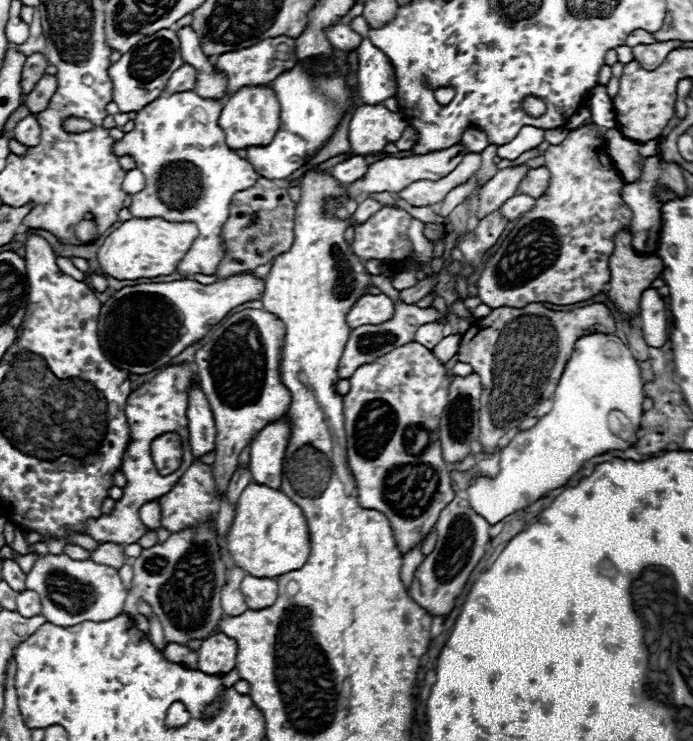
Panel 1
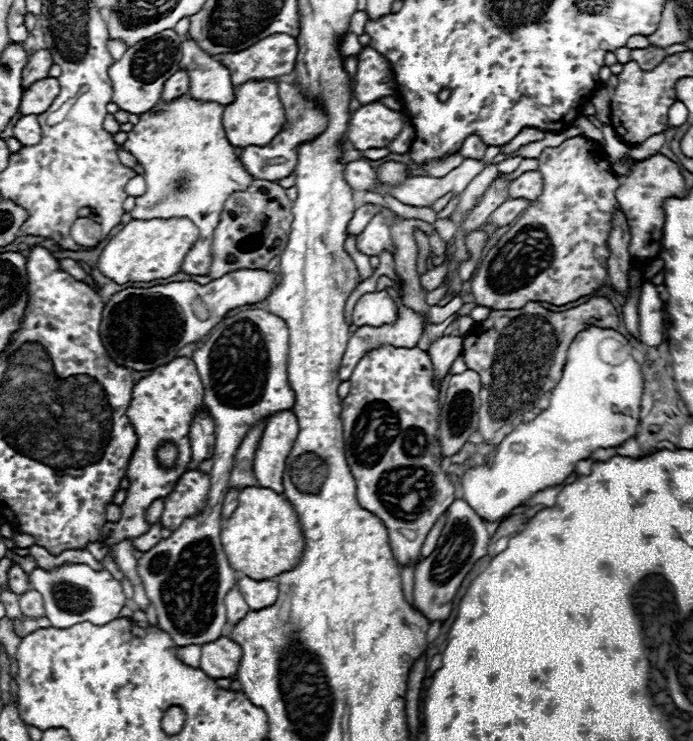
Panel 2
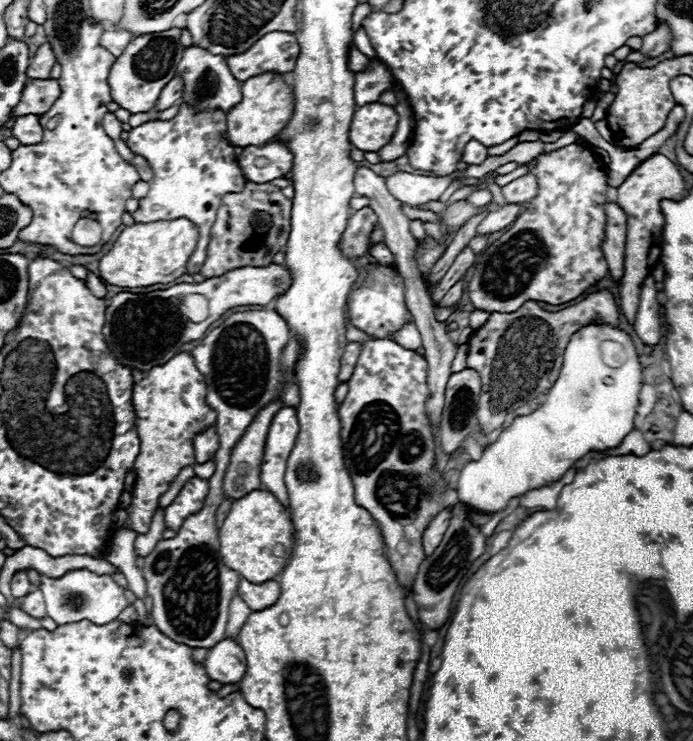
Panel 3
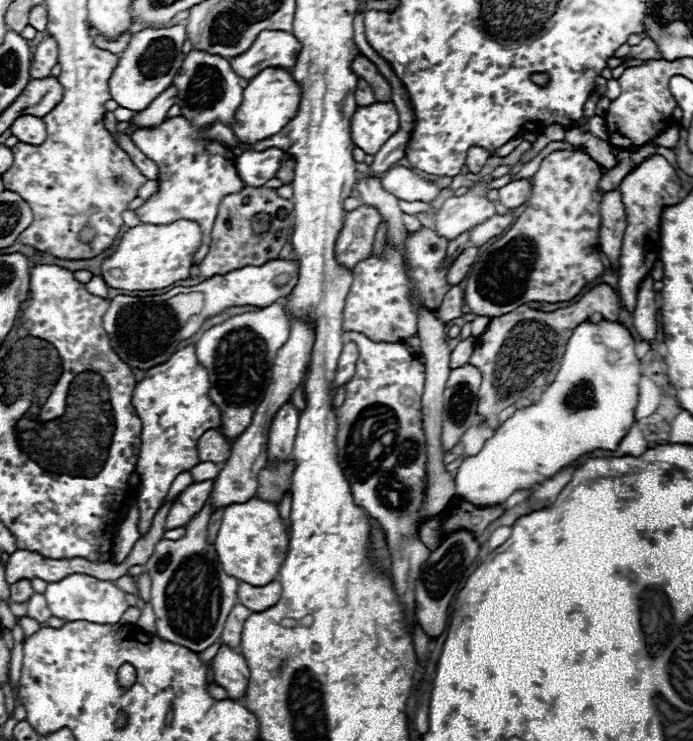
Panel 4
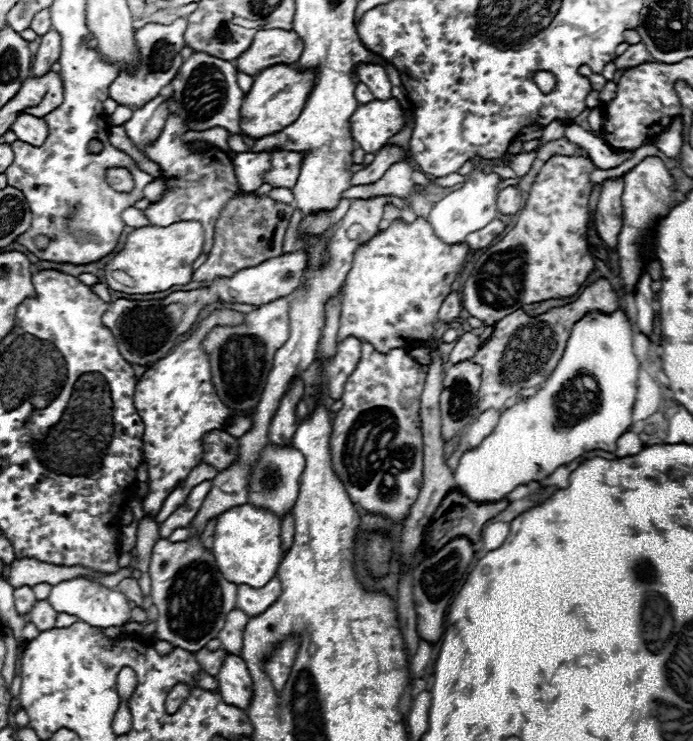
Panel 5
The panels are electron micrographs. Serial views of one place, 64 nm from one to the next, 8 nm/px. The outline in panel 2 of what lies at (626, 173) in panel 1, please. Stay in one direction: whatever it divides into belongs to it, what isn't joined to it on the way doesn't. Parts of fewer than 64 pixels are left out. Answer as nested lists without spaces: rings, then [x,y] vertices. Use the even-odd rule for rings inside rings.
[[[600,124],[600,130],[602,130],[602,134],[604,134],[604,144],[606,144],[604,150],[608,152],[608,160],[620,162],[620,160],[628,158],[626,154],[628,154],[628,150],[630,150],[630,144],[626,144],[624,140],[620,140],[620,138],[616,136],[616,132],[614,132],[612,126]]]

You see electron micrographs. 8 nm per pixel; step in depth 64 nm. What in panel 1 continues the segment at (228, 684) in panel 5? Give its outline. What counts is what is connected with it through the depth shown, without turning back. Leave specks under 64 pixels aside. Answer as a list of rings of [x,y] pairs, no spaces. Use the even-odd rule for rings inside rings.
[[[214,634],[202,640],[198,648],[198,670],[206,674],[228,674],[236,666],[238,646],[224,634]]]

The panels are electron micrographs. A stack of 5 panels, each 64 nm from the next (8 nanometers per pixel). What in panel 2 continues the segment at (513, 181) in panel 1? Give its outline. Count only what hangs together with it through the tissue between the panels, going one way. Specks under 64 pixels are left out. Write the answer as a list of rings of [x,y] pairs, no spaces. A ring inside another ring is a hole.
[[[500,174],[500,176],[488,186],[488,190],[486,190],[486,192],[482,194],[482,198],[480,198],[480,204],[468,214],[468,218],[466,218],[466,222],[464,222],[466,232],[476,230],[478,226],[482,226],[482,224],[486,222],[486,218],[488,218],[504,200],[508,200],[508,186],[510,186],[512,180],[506,180],[504,176],[508,176],[508,174]]]

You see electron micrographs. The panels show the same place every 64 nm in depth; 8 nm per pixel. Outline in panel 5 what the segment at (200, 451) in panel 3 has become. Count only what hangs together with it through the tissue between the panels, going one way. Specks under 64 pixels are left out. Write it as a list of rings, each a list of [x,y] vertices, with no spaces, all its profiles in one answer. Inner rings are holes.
[[[210,430],[202,438],[202,450],[204,450],[202,460],[206,464],[214,466],[216,470],[224,470],[236,460],[238,440],[228,438],[224,430]]]

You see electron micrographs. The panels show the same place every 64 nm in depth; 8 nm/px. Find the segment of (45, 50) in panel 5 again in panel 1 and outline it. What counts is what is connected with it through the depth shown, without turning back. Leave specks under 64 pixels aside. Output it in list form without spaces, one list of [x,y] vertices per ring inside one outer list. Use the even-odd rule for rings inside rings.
[[[32,54],[26,58],[24,68],[22,68],[22,78],[20,78],[20,88],[22,88],[22,96],[30,94],[36,86],[36,82],[40,80],[40,76],[46,72],[48,60],[44,54]]]

